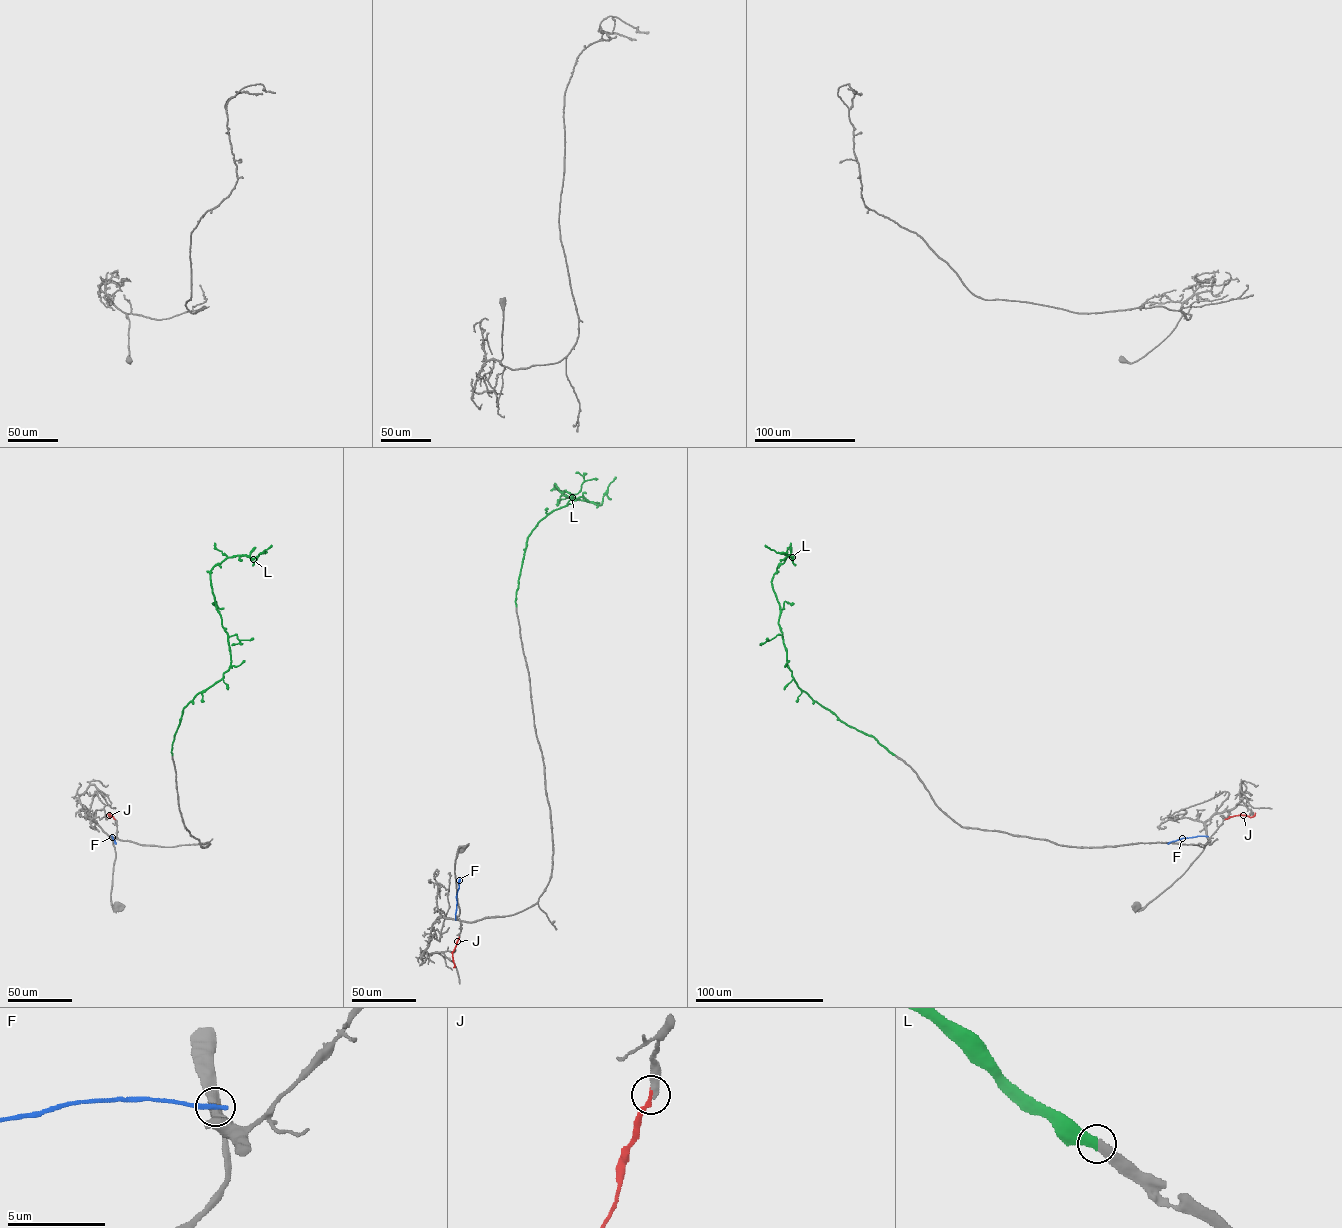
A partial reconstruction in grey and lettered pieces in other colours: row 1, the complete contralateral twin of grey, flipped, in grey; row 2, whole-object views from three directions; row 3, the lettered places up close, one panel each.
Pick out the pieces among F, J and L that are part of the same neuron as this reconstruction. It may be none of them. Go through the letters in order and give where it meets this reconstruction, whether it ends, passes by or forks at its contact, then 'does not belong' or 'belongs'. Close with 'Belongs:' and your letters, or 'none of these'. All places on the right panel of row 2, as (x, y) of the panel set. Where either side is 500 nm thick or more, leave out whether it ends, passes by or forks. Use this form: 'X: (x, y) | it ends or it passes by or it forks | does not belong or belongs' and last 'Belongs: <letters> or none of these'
F: (1207, 836) | it ends | does not belong
J: (1225, 819) | it ends | belongs
L: (894, 755) | it ends | belongs
Belongs: J, L

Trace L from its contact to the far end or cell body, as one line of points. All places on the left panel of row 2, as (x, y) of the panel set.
L: (172, 755), (183, 709), (218, 681), (230, 664), (211, 569), (228, 557), (254, 558), (271, 545)

